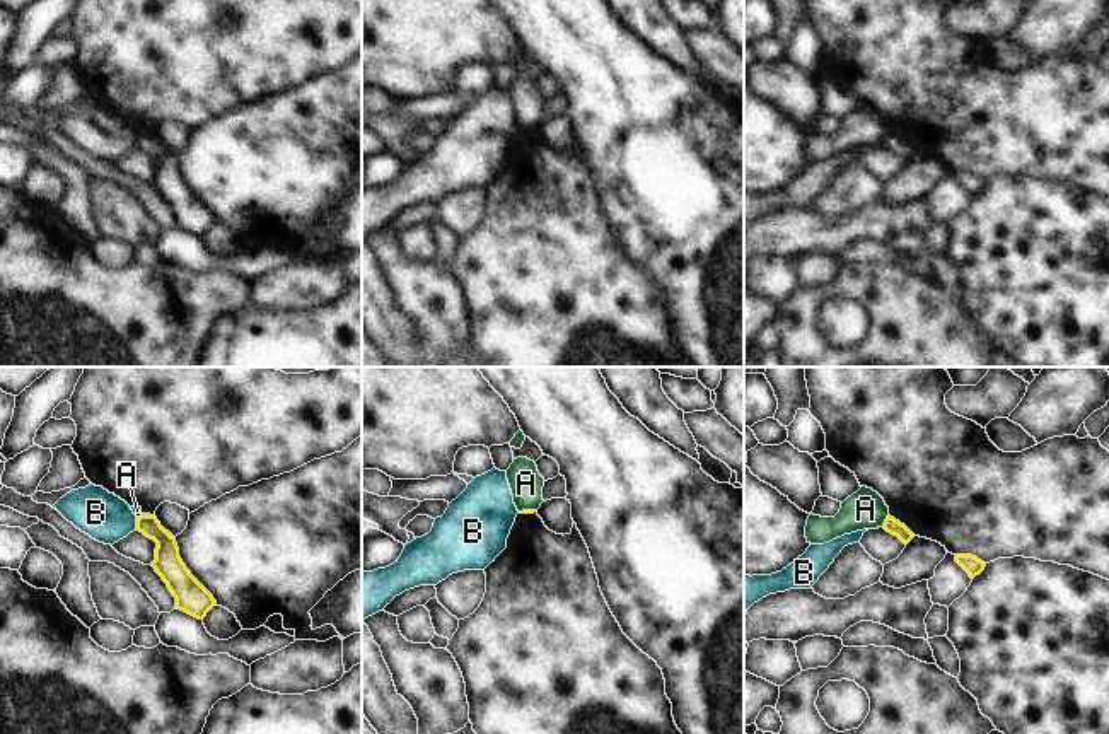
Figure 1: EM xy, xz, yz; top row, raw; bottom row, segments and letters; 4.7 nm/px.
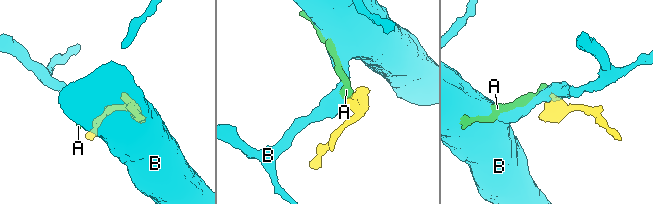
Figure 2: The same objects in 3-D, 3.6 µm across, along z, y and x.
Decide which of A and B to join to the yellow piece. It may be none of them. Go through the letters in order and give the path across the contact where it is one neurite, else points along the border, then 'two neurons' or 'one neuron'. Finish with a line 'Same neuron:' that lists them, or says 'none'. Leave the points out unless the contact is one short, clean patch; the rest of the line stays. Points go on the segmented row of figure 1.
A: along yz (888, 514), (881, 526) | two neurons
B: two neurons
Same neuron: none

